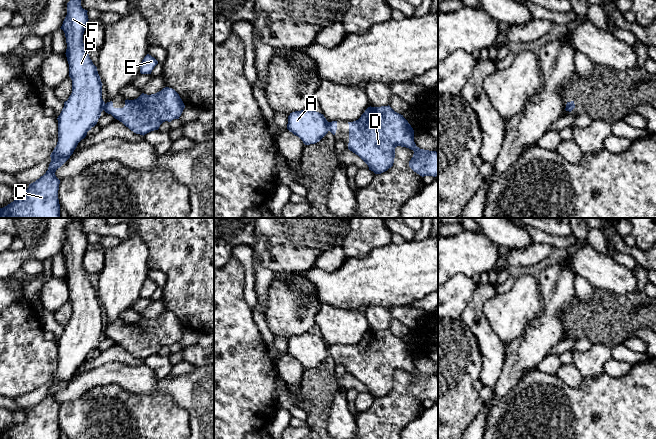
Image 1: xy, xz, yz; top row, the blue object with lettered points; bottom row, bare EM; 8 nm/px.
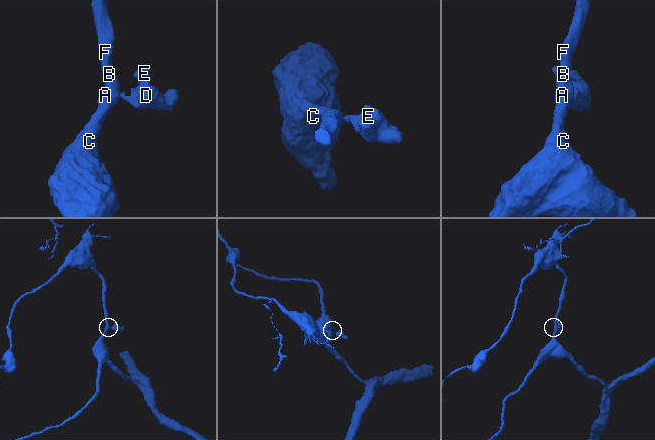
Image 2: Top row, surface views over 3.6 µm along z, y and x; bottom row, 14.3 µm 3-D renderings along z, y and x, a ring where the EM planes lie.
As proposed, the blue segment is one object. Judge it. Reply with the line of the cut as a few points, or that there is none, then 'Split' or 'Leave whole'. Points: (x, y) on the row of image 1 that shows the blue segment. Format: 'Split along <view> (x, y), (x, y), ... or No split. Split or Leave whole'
Split along xz (327, 122), (329, 130). Split

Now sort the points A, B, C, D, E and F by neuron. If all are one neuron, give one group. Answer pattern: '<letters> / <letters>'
A B C F / D E

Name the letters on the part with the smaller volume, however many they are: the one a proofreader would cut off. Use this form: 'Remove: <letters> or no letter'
Remove: D, E

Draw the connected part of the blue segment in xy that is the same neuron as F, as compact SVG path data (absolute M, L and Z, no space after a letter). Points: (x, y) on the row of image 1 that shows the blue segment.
M70 0L67 3L67 15L60 29L65 33L67 49L66 57L69 64L69 77L72 80L72 93L64 102L64 107L58 116L58 142L51 153L51 162L46 173L29 184L24 199L15 199L7 206L0 208L0 218L60 218L60 204L58 190L60 180L55 172L73 154L78 143L84 139L87 132L94 127L104 110L105 102L102 99L102 82L89 57L88 49L83 43L83 34L87 27L87 10L81 6L81 0Z

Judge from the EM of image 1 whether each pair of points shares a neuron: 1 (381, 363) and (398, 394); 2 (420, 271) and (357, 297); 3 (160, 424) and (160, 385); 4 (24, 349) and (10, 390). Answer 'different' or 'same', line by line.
1: different
2: same
3: different
4: same

